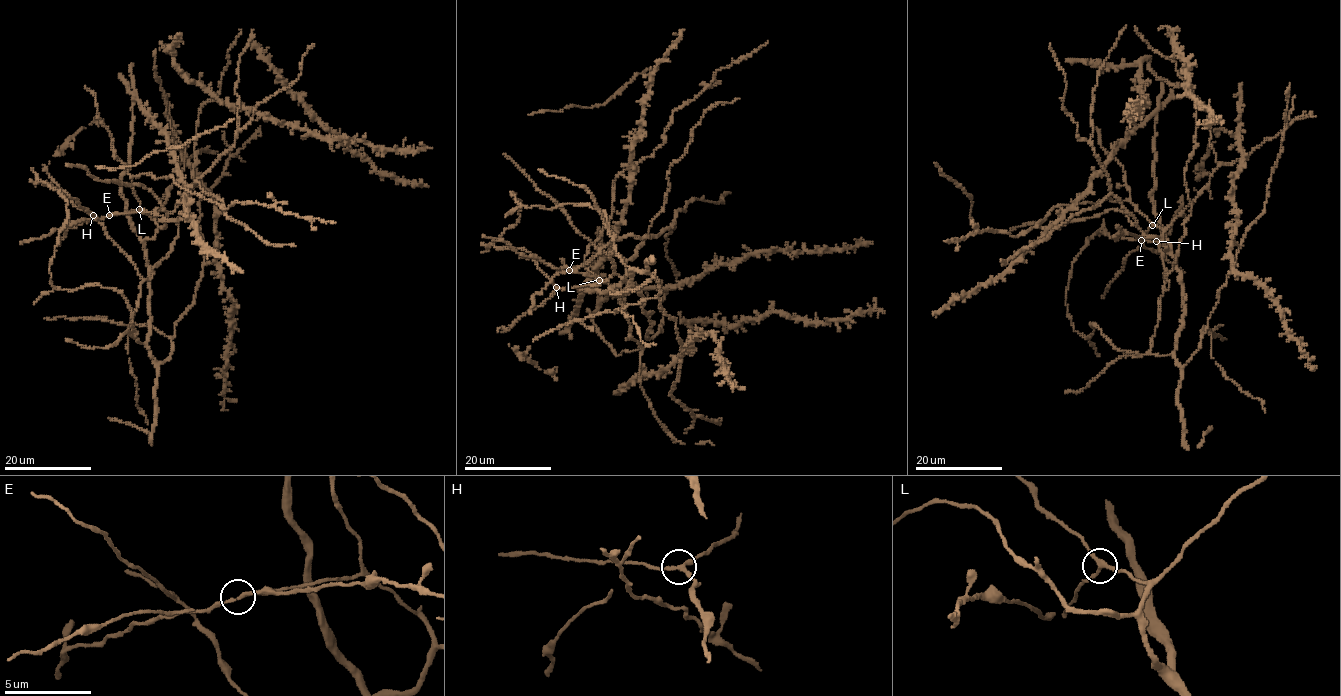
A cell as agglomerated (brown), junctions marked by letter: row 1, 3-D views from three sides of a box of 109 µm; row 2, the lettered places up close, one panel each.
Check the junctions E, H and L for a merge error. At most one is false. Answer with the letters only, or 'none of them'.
E

